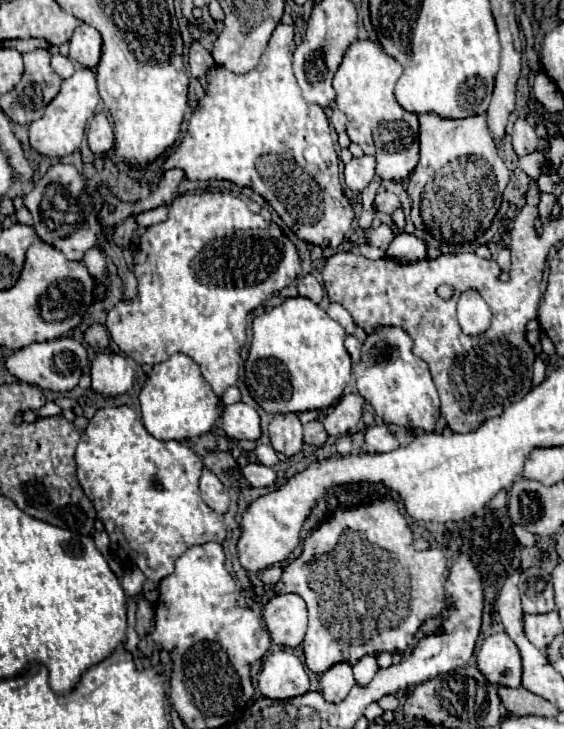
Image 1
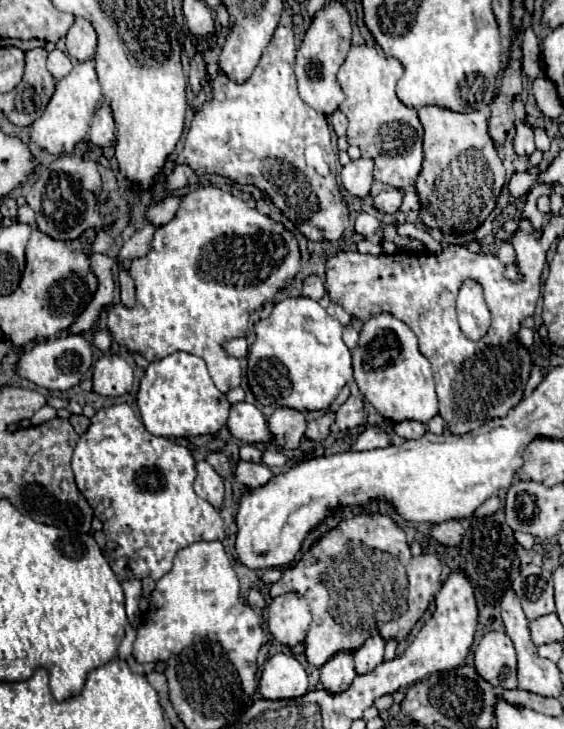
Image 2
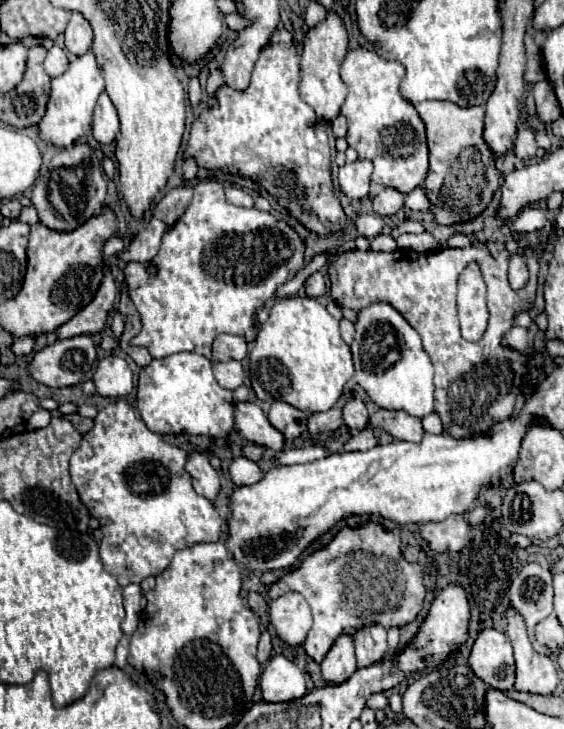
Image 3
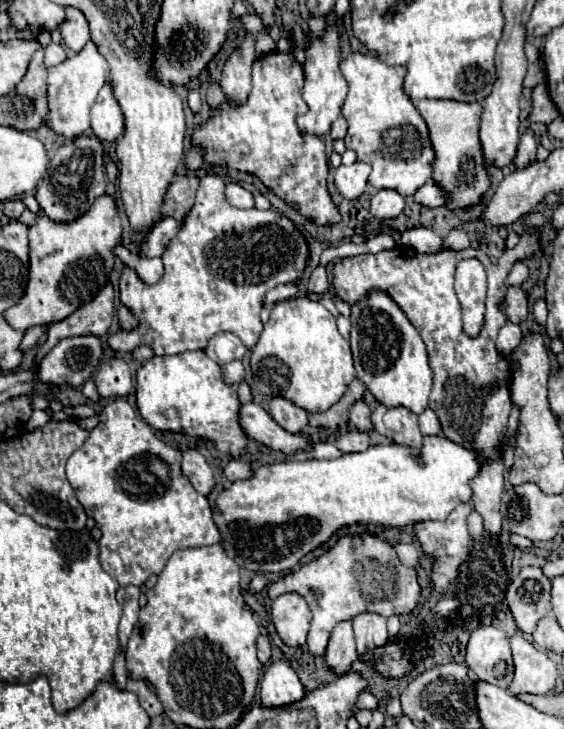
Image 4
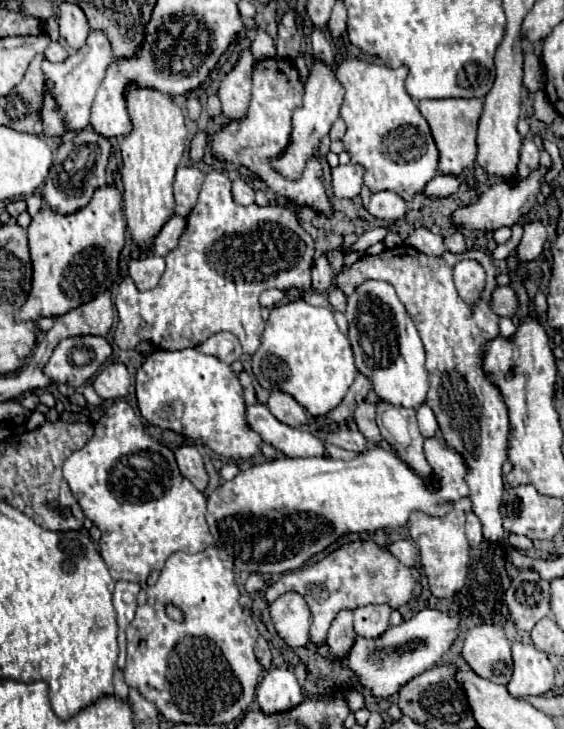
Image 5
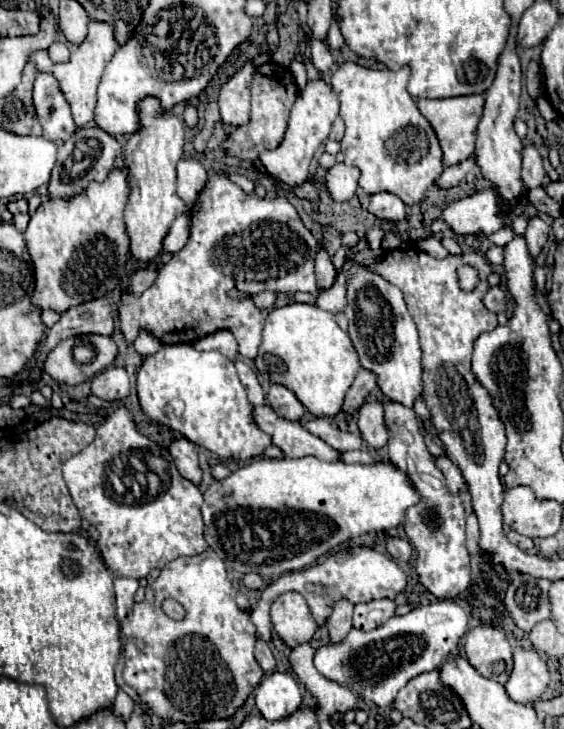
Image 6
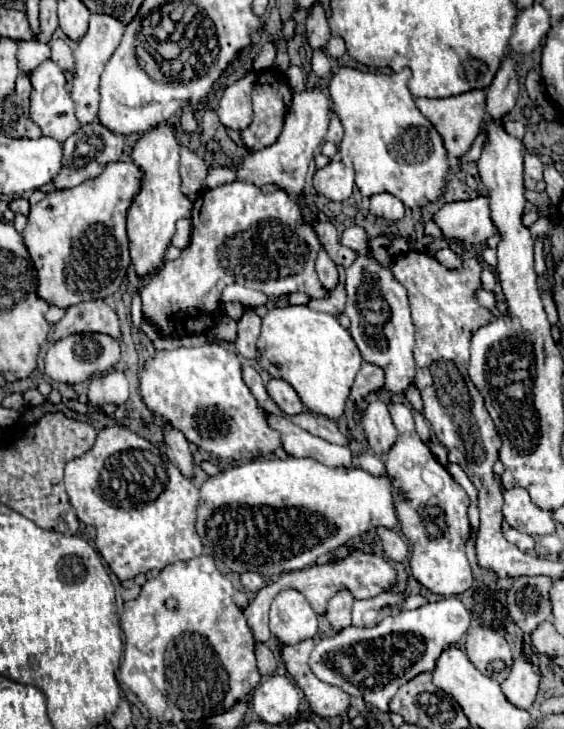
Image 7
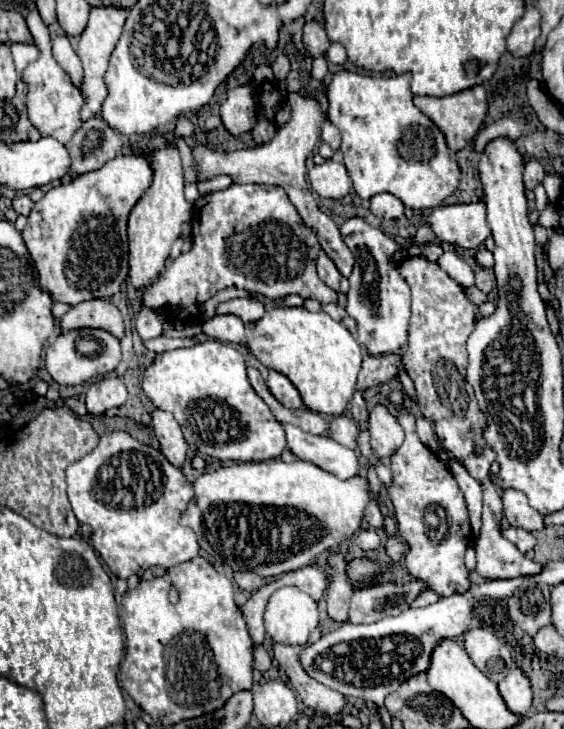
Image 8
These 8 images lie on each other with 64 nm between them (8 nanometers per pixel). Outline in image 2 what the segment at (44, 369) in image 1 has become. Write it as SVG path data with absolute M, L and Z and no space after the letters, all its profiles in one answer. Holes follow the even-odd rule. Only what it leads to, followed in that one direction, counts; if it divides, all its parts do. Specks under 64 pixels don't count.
M72 334L72 336L56 338L52 342L38 342L26 348L20 356L16 370L22 378L28 378L30 382L44 386L48 390L68 390L80 384L88 376L92 368L92 358L94 358L94 352L90 342L80 334Z

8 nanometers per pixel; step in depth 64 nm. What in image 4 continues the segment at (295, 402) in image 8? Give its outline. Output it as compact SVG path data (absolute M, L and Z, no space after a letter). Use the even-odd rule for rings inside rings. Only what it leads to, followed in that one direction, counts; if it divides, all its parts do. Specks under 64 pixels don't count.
M276 396L270 400L268 412L288 432L300 432L308 424L308 412L282 396Z

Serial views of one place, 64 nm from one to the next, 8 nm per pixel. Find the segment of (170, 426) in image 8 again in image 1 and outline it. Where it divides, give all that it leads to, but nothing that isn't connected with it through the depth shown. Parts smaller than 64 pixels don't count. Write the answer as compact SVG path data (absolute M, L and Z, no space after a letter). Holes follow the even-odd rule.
M202 468L198 492L200 492L202 500L204 500L214 512L224 514L224 512L228 510L228 504L230 504L228 490L226 490L224 484L216 478L216 474L212 474L208 468Z

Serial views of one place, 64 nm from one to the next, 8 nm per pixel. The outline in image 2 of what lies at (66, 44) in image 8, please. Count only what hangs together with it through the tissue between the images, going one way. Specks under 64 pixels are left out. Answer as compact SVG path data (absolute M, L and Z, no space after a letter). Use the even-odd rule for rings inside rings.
M56 48L56 50L52 50L52 52L48 54L48 64L46 64L46 68L48 68L48 72L50 72L56 80L60 80L60 78L64 78L64 76L72 70L72 62L70 62L70 58L68 58L64 52L60 52L60 50Z

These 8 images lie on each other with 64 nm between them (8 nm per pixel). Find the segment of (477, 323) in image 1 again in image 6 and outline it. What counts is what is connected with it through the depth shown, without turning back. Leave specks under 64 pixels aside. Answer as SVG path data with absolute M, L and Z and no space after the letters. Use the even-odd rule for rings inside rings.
M462 266L462 268L458 270L458 278L460 278L460 286L462 286L464 290L472 290L472 288L476 286L476 280L478 280L476 270L474 270L472 266Z

